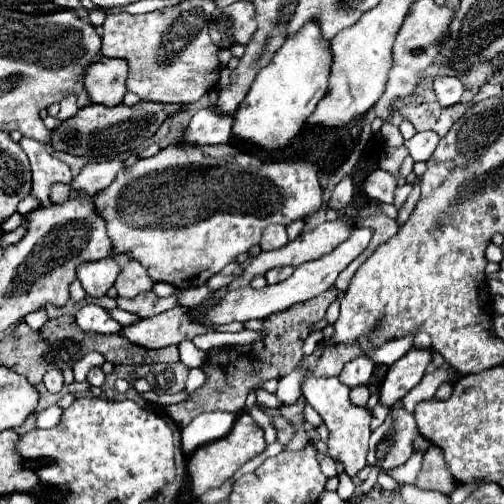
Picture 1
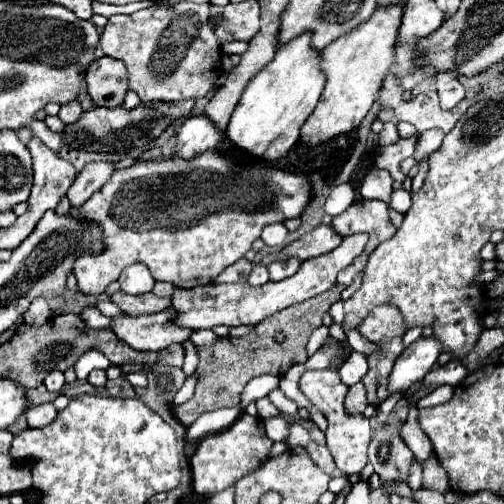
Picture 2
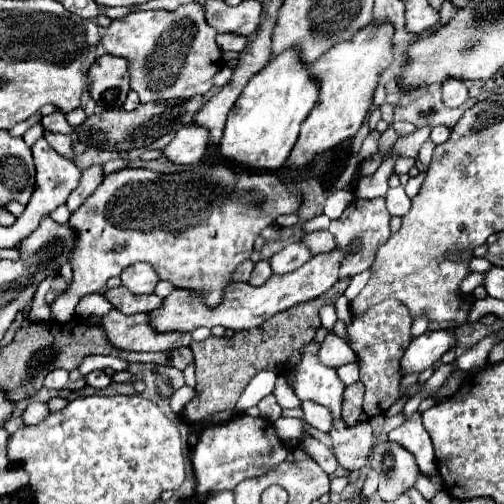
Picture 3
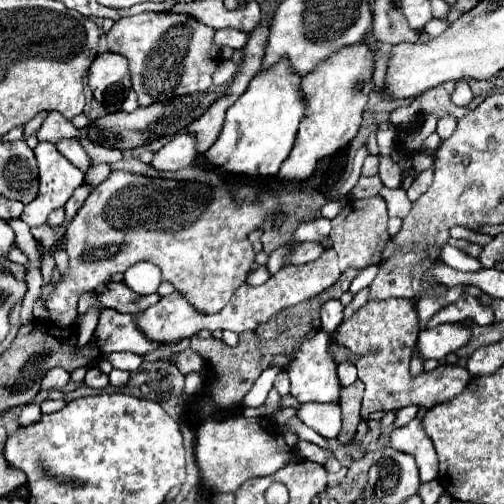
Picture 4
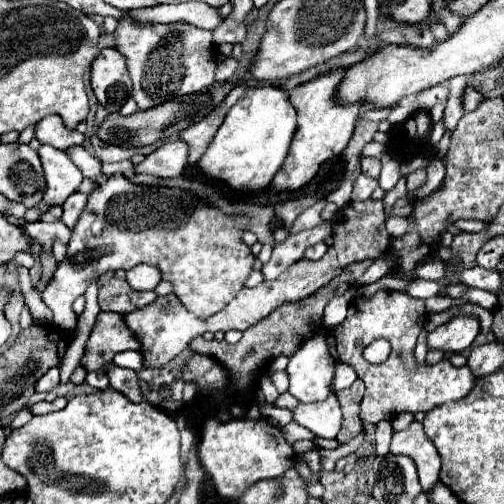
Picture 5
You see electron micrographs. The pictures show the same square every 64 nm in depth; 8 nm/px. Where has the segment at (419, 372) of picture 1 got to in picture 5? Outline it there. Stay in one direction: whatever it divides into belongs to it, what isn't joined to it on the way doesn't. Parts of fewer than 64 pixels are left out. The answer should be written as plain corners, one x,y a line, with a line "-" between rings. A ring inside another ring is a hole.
458,316
448,324
438,326
436,330
428,332
428,350
440,352
462,352
466,350
480,332
480,324
472,316

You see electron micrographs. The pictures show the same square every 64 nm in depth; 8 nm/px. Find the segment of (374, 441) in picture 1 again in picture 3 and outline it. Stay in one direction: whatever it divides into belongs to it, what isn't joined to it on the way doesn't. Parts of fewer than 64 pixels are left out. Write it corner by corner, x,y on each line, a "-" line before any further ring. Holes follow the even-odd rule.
396,442
378,444
372,450
370,466
380,474
378,496
386,502
392,502
416,482
416,460
412,460
412,454
404,452
404,448

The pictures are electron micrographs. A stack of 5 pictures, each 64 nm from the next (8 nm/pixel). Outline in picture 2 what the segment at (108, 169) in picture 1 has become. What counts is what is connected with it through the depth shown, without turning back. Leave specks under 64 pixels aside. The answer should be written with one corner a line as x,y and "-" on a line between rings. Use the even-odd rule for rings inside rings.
90,162
90,164
86,164
68,190
68,198
70,198
72,208
80,208
94,192
98,192
110,180
110,176
114,172
116,172
114,162

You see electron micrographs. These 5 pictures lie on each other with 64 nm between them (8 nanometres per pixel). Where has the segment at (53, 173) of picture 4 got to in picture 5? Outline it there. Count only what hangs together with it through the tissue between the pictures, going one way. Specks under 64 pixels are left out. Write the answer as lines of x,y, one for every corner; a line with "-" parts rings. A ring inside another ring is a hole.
40,146
38,150
42,168
44,168
44,178
46,178
46,190
44,190
44,198
42,198
42,206
34,206
28,208
24,218
28,222
36,222
40,220
40,216
44,212
48,212
48,208
52,204
64,204
66,198
76,192
76,188
82,182
82,172
74,166
74,162
68,158
66,152
54,148
54,146

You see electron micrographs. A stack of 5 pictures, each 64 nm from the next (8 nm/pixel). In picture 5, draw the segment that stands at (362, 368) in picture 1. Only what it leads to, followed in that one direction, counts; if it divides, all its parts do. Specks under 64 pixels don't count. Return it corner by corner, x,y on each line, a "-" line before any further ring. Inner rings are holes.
338,362
338,364
336,364
336,374
334,374
332,390
334,390
334,392
344,390
344,388
348,388
356,378
358,378
358,376
356,376
356,370
354,370
350,364

